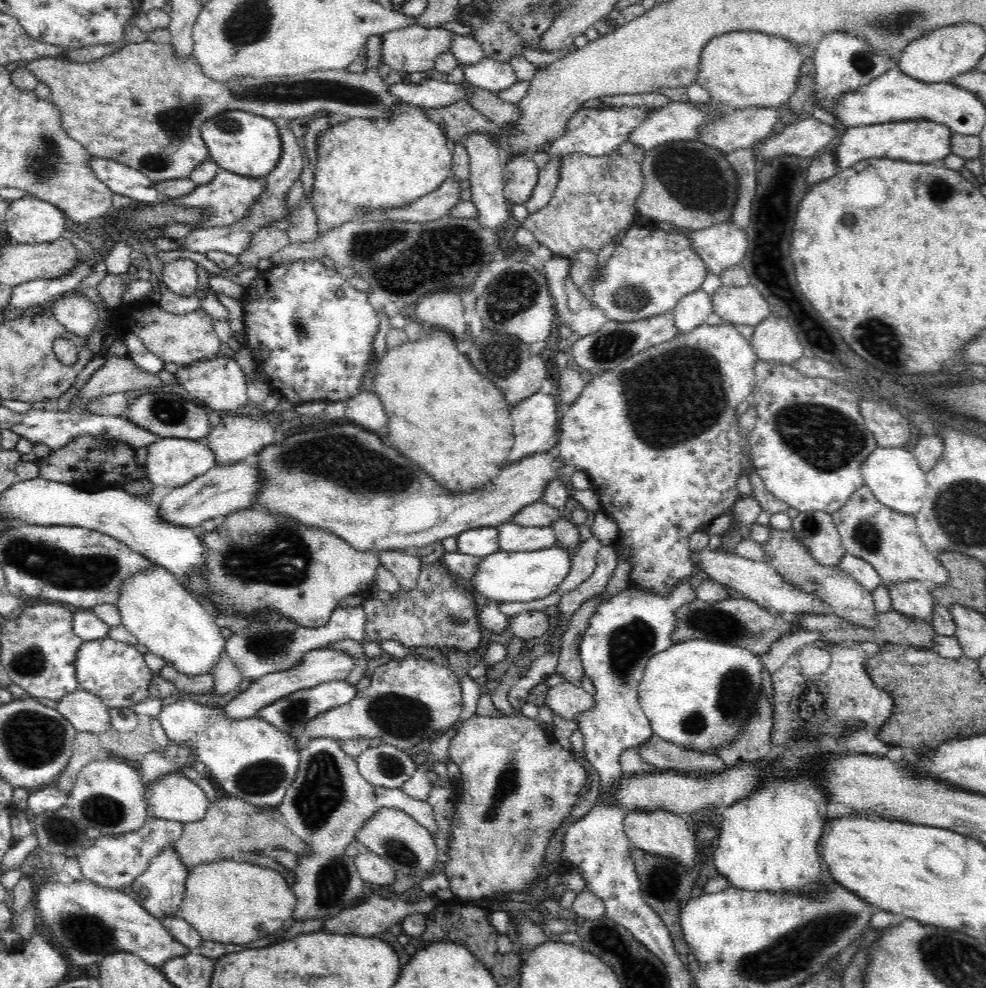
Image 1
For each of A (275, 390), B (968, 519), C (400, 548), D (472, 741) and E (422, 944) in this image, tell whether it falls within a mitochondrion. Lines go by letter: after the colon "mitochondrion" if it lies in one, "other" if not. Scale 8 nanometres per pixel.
A: other
B: mitochondrion
C: other
D: other
E: other

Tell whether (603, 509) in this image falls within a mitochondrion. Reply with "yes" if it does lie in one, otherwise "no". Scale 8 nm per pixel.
no

